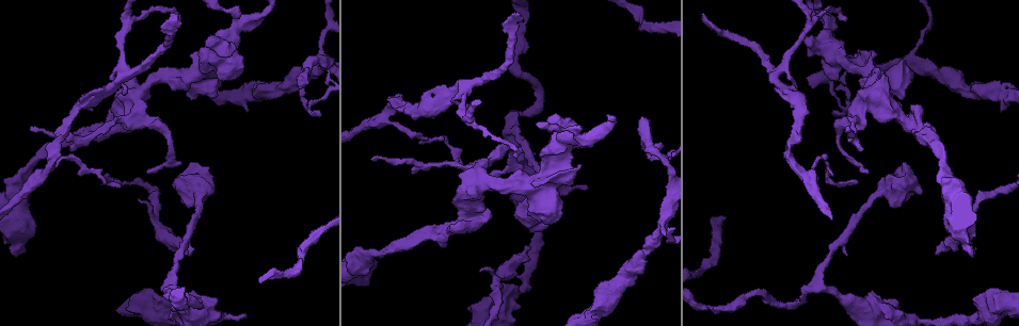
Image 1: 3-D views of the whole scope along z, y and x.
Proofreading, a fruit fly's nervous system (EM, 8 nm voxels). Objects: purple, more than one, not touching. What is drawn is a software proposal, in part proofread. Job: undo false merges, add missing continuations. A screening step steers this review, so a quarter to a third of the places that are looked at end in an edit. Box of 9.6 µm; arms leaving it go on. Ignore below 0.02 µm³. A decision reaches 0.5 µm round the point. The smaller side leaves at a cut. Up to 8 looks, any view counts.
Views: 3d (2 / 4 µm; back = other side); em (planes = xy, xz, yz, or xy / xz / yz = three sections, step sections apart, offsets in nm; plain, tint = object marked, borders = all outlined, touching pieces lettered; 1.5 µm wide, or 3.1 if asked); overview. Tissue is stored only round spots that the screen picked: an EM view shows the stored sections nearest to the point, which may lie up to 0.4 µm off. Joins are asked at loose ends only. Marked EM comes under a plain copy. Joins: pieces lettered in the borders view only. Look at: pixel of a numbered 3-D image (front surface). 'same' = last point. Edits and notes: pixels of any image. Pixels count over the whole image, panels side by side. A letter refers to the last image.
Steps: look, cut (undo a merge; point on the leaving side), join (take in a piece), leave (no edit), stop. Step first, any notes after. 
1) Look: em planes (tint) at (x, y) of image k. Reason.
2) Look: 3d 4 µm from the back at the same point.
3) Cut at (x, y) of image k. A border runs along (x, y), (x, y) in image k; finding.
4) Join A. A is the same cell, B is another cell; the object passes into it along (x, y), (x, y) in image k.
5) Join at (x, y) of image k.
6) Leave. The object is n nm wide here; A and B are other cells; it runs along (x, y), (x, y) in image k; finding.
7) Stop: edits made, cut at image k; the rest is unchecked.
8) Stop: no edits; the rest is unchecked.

Look: 3d 4 µm at (850, 305) of image 1. Thick turns thin.

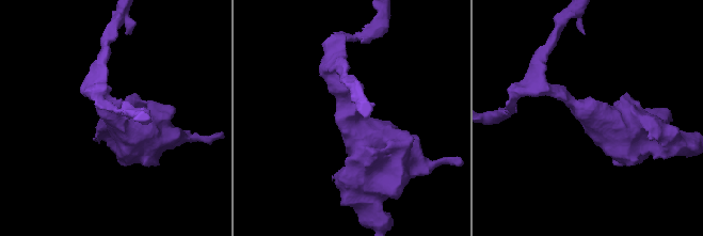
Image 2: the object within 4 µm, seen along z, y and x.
Look: em xz step 8 (borders) at (108, 113) of image 2. Shape alone is not enough.

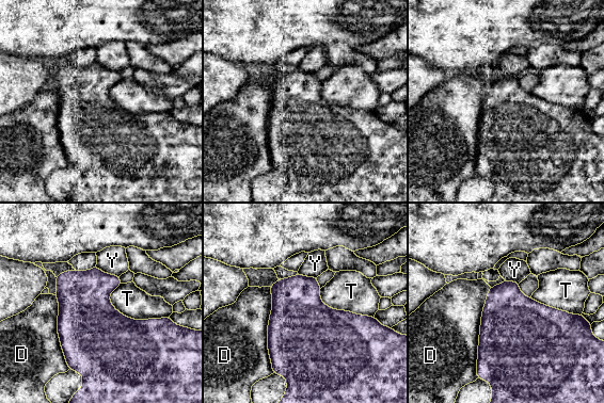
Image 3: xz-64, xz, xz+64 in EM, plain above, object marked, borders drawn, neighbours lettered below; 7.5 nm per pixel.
Leave. D, T and Y are other cells; a border runs along (491, 288), (481, 318), (476, 374) in image 3; all the same neuron.

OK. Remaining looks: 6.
Look: 3d 4 µm at (936, 252) of image 1. Thick end.

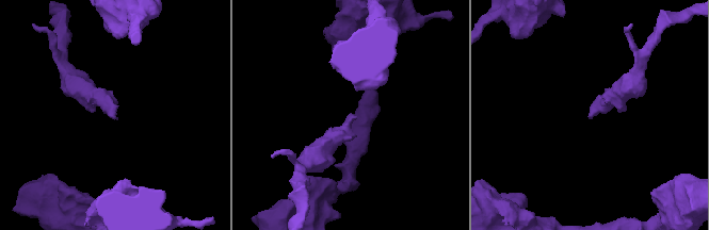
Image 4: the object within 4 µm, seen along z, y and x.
Look: em planes (borders) at (589, 116) of image 4. Need the tissue.

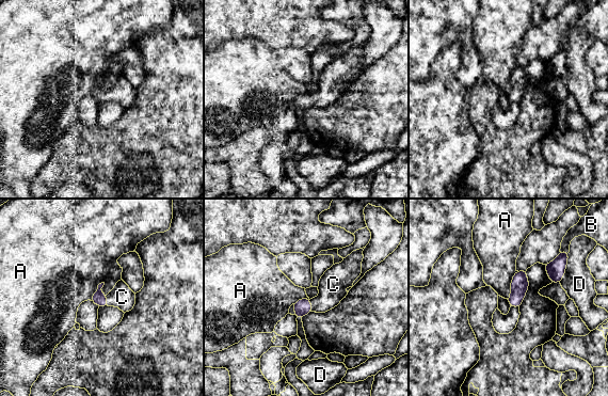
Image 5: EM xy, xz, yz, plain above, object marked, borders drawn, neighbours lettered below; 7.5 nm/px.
Join C. C is the same cell, A, B and D are other cells; the object passes into it along (303, 306), (310, 305), (333, 284) in image 5; it goes on there.

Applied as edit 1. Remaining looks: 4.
Look: overview.

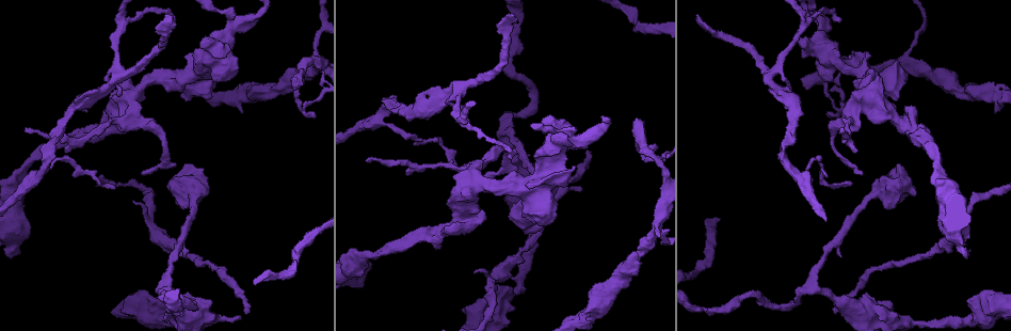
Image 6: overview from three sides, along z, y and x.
Look: em planes (borders) at (241, 319) of image 6. Free end.

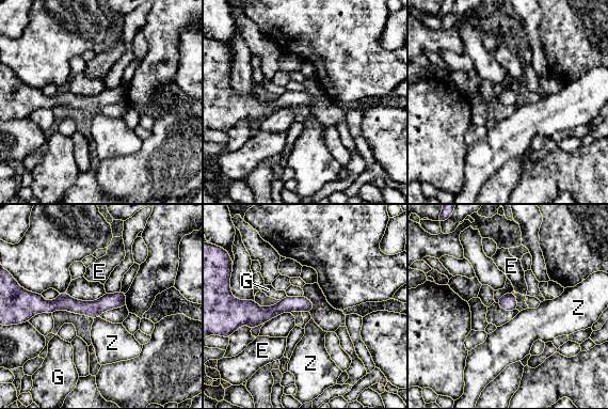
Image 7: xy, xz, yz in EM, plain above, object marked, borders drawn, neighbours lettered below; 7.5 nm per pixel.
Leave. E, G and Z are other cells; a border runs along (98, 316), (94, 319) in image 7; none of them fits.

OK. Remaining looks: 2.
Stop: edits made, join at image 5; the rest is unchecked.

